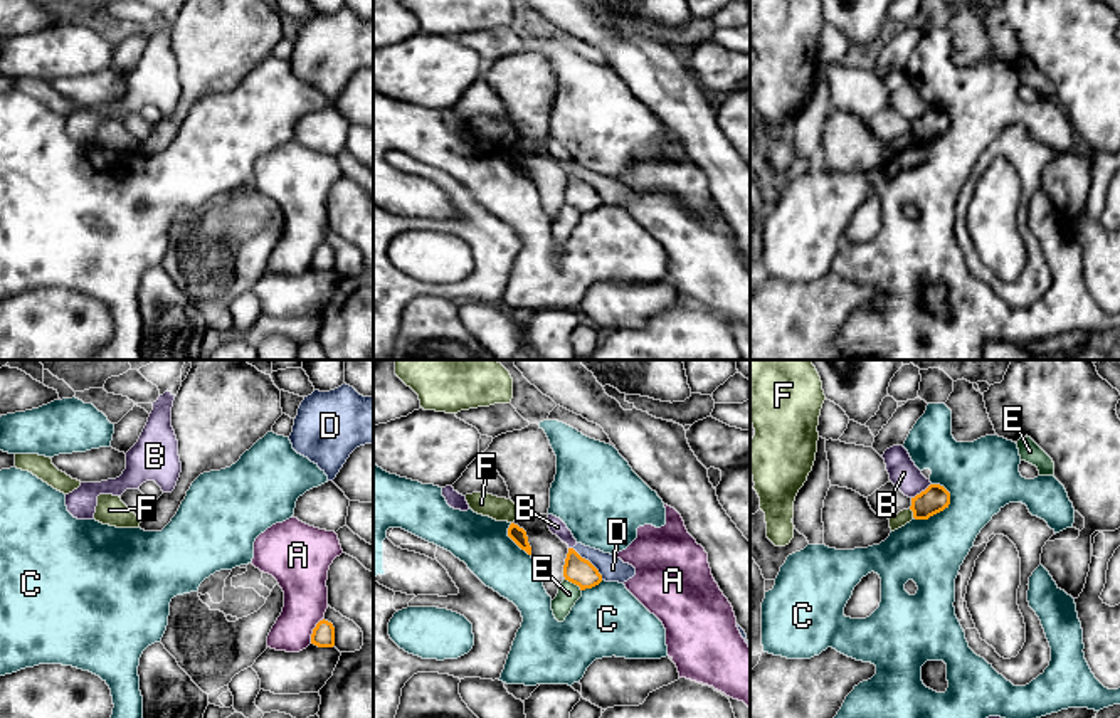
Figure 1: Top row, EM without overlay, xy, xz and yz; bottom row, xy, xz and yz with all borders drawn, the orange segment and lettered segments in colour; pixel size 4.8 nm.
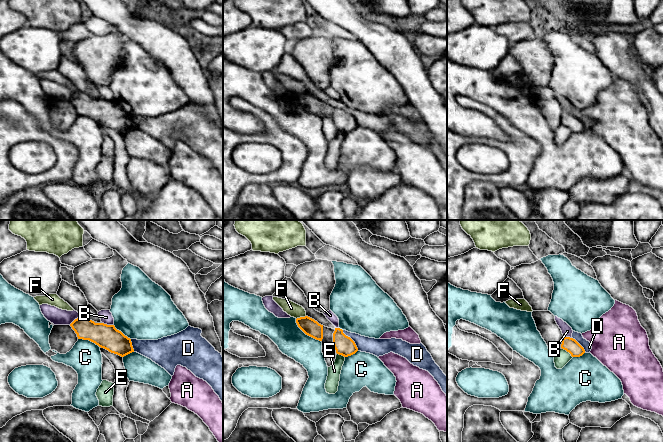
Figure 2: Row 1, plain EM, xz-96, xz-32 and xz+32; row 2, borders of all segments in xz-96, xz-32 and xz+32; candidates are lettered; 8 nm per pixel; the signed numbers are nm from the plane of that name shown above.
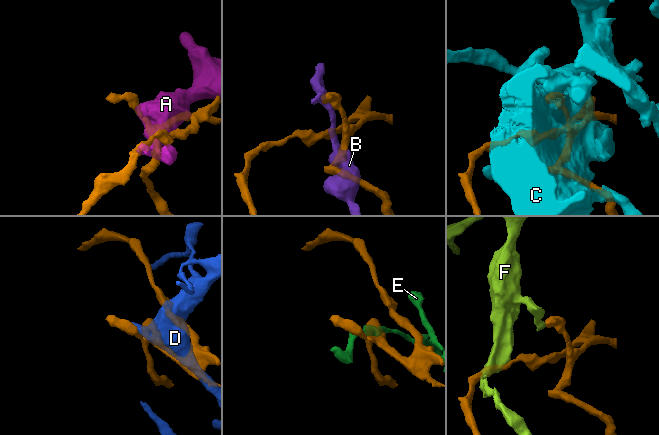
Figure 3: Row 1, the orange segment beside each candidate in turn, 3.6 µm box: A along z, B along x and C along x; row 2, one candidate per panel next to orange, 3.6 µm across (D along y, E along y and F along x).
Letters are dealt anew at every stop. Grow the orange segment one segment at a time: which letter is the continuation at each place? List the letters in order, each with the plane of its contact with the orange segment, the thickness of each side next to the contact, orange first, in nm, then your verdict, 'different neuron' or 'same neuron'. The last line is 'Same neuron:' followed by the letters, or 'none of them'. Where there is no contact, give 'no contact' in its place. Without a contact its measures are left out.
A: meets orange in xy; 110 nm thick on the orange side, 220 nm on the other; different neuron
B: meets orange in yz; 140 nm thick on the orange side, 140 nm on the other; different neuron
C: meets orange in yz; 140 nm thick on the orange side, 320 nm on the other; different neuron
D: meets orange in xz; 130 nm thick on the orange side, 120 nm on the other; different neuron
E: meets orange in xz; 130 nm thick on the orange side, 100 nm on the other; different neuron
F: meets orange in yz; 140 nm thick on the orange side, 70 nm on the other; different neuron
Same neuron: none of them

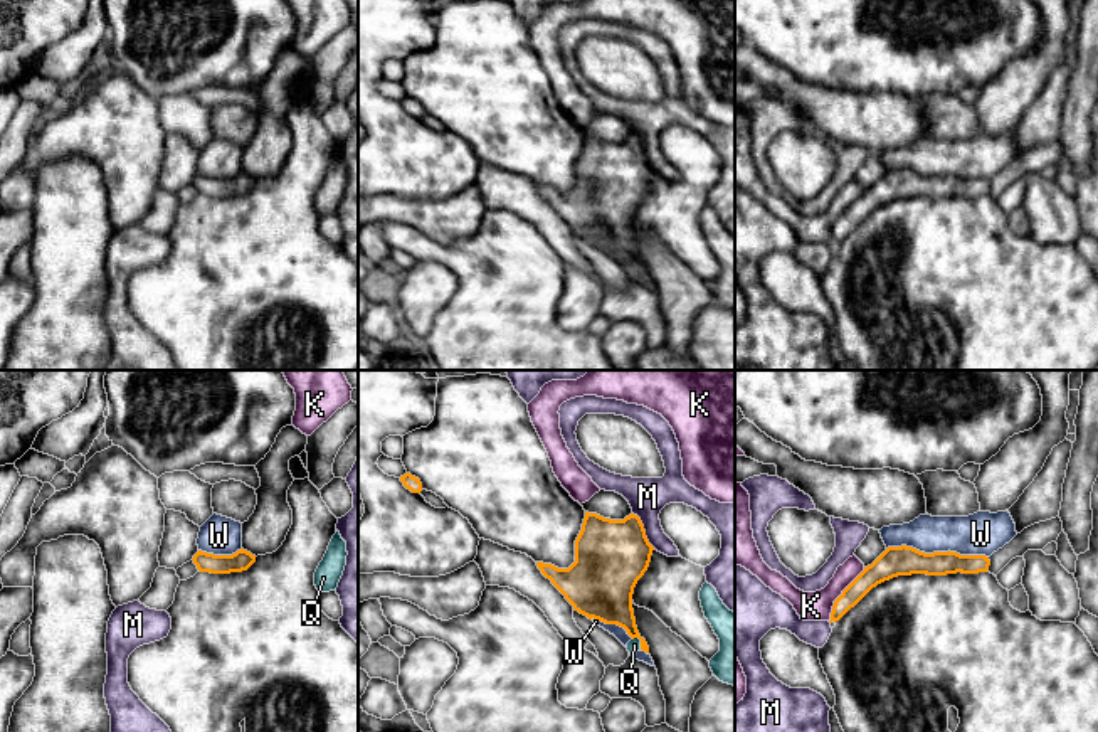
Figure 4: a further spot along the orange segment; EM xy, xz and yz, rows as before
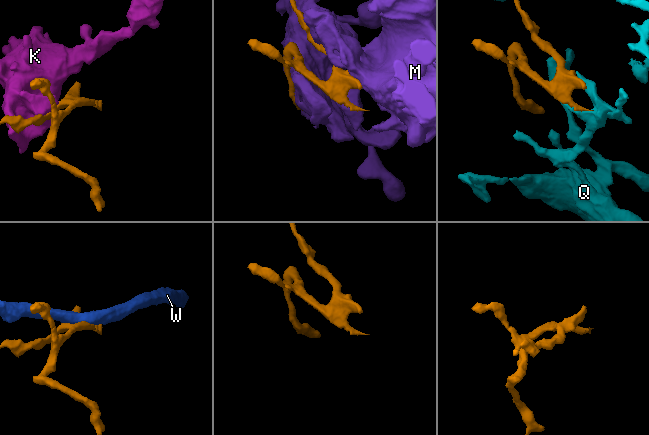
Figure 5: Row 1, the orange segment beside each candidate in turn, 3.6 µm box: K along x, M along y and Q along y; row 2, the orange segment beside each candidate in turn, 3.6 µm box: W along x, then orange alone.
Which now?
K: meets orange in yz; 120 nm thick on the orange side, 140 nm on the other; different neuron
M: meets orange in xz; 360 nm thick on the orange side, 180 nm on the other; different neuron
Q: meets orange in xz; 200 nm thick on the orange side, 60 nm on the other; same neuron
W: meets orange in yz; 140 nm thick on the orange side, 200 nm on the other; different neuron
Same neuron: Q

